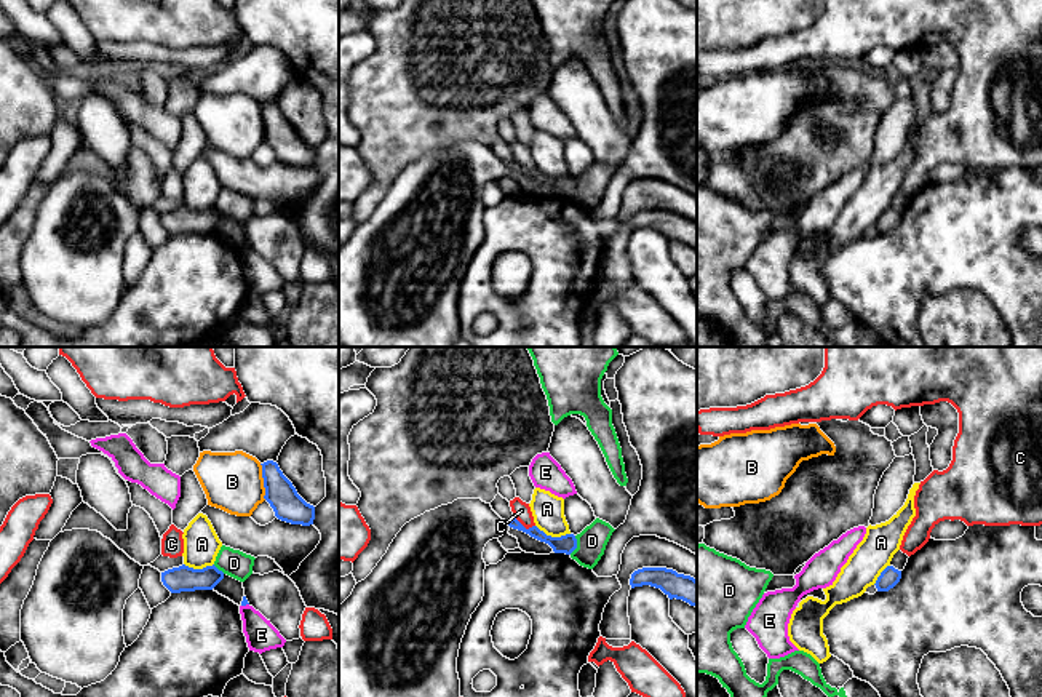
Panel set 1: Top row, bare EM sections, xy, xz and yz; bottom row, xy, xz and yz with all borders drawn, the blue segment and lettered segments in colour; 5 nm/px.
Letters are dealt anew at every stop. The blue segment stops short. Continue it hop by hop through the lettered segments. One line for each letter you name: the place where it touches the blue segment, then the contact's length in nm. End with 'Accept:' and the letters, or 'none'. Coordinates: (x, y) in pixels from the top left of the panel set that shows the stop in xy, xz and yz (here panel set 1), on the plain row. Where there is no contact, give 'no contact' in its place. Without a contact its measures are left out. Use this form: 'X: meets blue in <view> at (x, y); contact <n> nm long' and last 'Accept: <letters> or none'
Accept: none

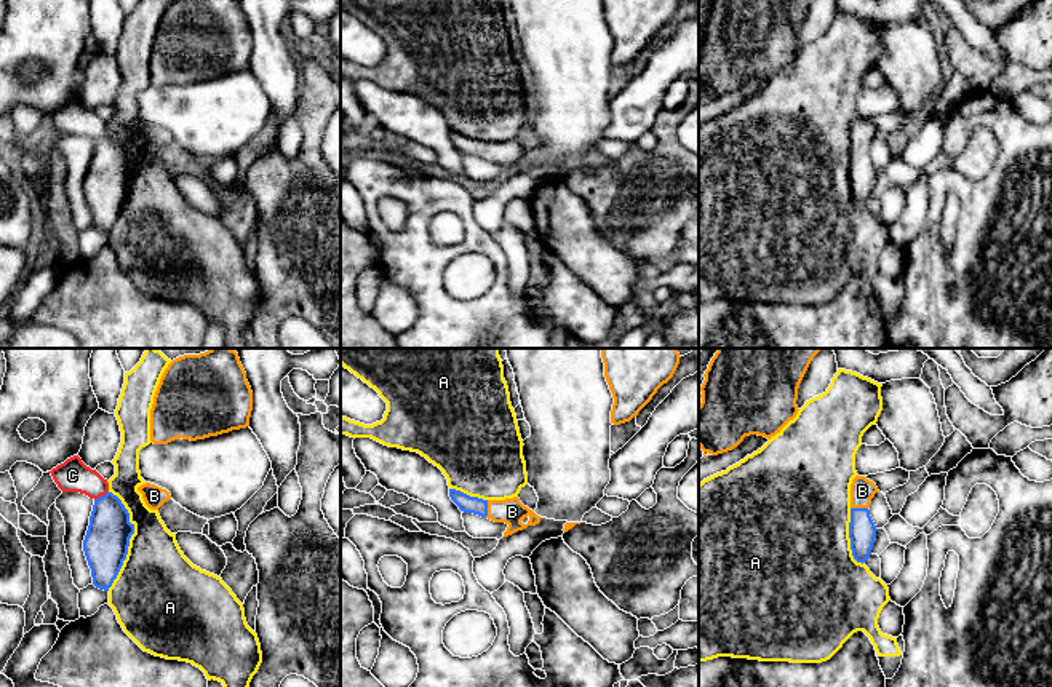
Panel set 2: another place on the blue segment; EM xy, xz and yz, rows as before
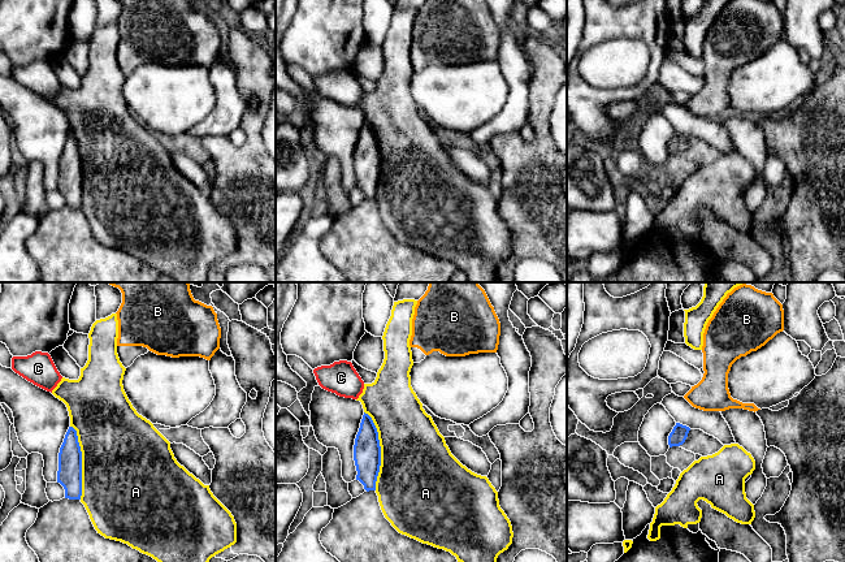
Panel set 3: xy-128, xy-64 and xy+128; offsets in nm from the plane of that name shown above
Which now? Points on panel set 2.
B: meets blue in xz at (486, 150); contact 90 nm long
Accept: B

